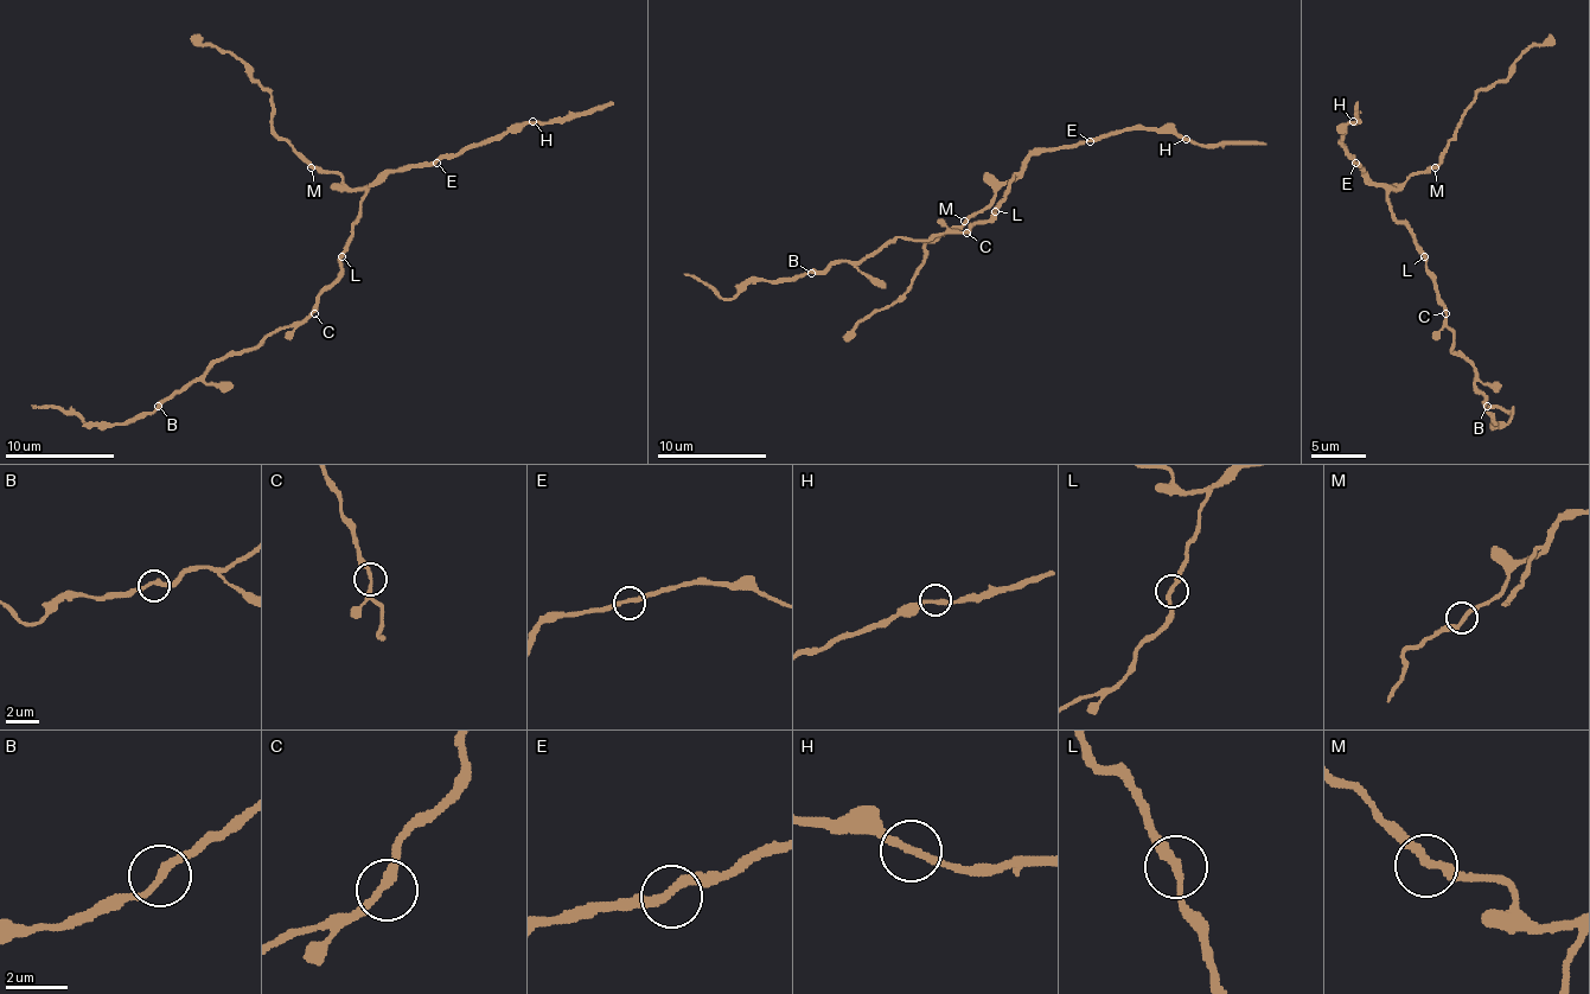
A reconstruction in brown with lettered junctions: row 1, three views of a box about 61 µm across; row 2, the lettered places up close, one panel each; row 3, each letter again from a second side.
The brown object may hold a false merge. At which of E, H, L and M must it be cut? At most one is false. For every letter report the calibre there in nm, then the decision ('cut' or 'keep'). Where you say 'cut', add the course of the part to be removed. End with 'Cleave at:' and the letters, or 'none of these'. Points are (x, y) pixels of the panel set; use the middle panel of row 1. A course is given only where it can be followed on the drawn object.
E: 280 nm | keep
H: 240 nm | keep
L: 240 nm | keep
M: 240 nm | keep
Cleave at: none of these

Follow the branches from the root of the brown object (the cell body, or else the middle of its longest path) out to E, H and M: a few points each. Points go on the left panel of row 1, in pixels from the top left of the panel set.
E: (342, 266), (342, 255), (365, 190), (380, 176), (436, 163)
H: (342, 266), (363, 195), (380, 176), (457, 157), (499, 140), (508, 132), (519, 132), (532, 121)
M: (342, 266), (344, 247), (350, 242), (365, 192), (352, 190), (338, 173), (319, 173), (311, 167)

